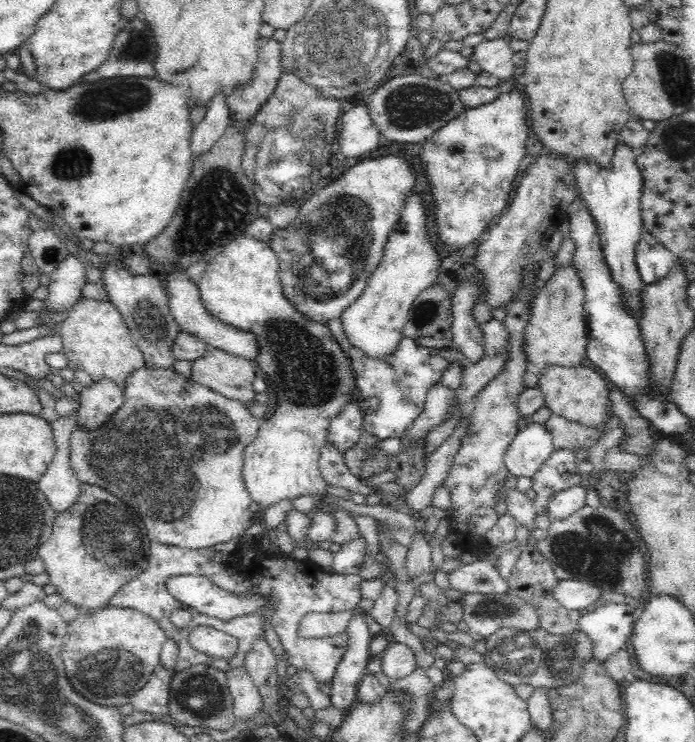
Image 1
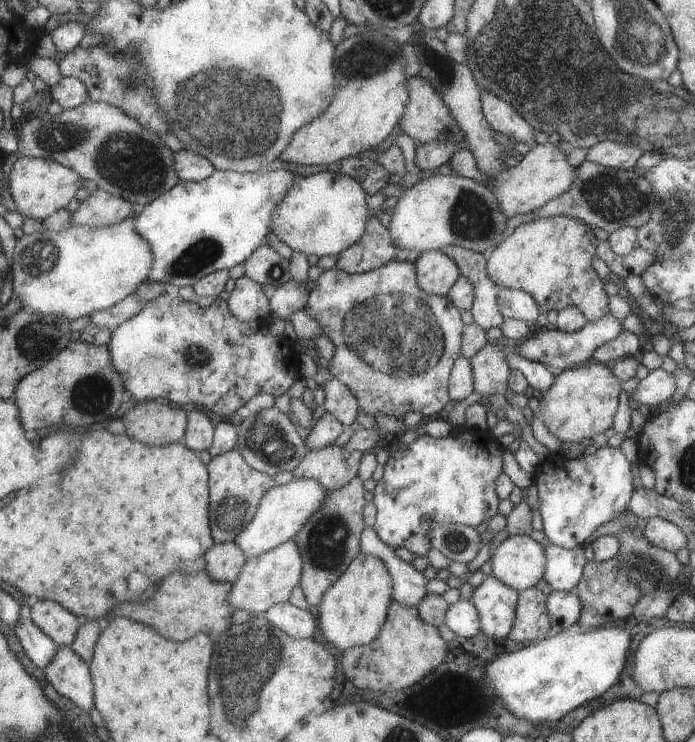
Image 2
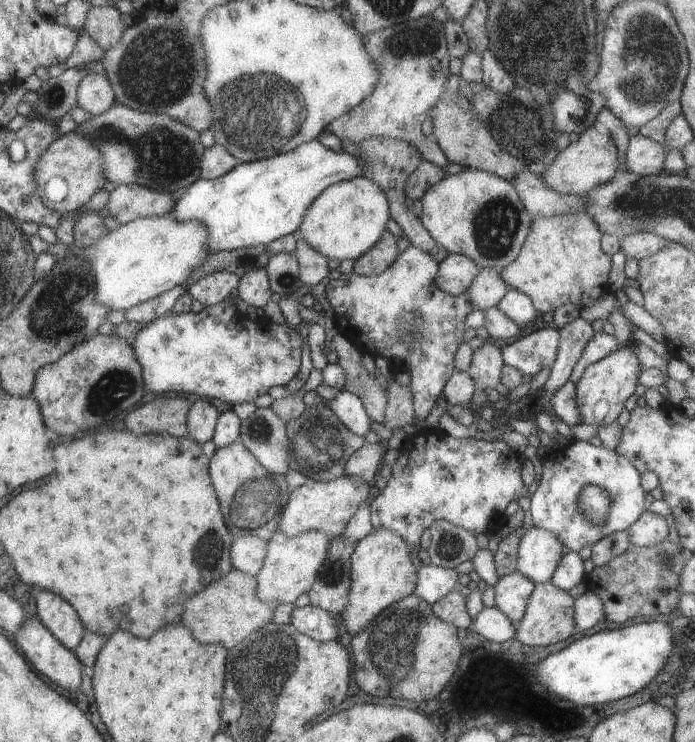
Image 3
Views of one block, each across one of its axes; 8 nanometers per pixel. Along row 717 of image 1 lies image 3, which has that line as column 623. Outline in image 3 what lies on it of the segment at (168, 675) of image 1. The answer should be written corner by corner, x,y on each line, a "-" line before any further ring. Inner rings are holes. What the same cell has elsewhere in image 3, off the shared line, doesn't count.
639,134
629,138
623,154
627,171
638,176
664,172
662,163
665,157
666,152
659,143

